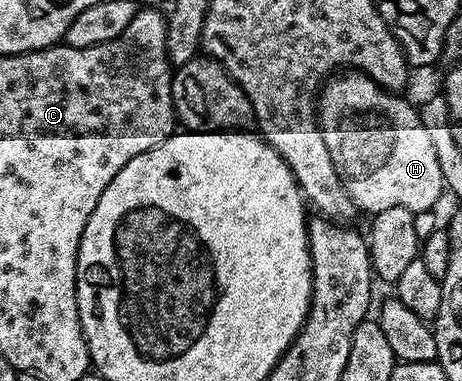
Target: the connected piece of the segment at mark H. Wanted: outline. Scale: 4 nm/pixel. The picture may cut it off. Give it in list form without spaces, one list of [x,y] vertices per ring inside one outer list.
[[[340,72],[335,76],[329,77],[323,83],[322,89],[318,95],[318,121],[320,131],[326,140],[326,148],[330,152],[330,160],[334,160],[334,168],[338,172],[338,176],[342,180],[342,184],[346,188],[348,197],[361,211],[368,210],[369,215],[377,214],[384,211],[385,208],[410,208],[413,214],[422,212],[423,210],[431,210],[437,204],[440,193],[445,193],[446,187],[442,180],[442,168],[438,168],[438,156],[434,152],[432,141],[426,128],[422,128],[422,120],[420,119],[419,109],[415,105],[411,106],[406,99],[400,98],[399,93],[384,89],[366,74],[359,72]]]

